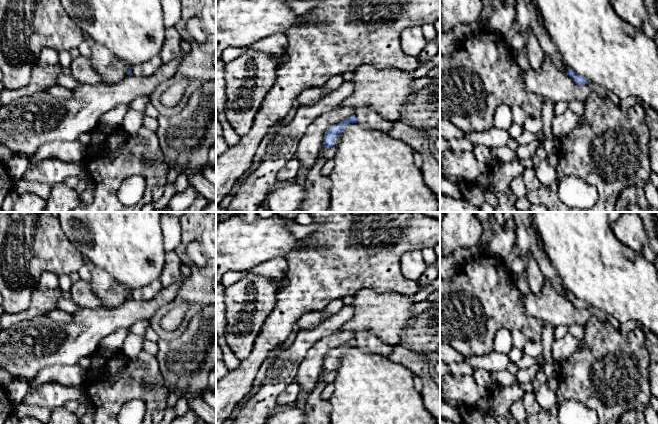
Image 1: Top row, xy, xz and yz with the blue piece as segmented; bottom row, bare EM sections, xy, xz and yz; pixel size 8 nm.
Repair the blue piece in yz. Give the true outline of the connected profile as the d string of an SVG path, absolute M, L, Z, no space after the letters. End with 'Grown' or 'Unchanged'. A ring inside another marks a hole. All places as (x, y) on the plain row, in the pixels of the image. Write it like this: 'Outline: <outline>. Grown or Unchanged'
Outline: M570 292L568 293L567 298L573 303L573 305L576 308L578 308L578 309L586 308L590 312L591 316L595 316L598 319L600 319L601 321L607 320L608 314L605 311L603 311L597 307L594 307L592 305L588 305L584 300L577 298L574 294L572 294Z. Grown

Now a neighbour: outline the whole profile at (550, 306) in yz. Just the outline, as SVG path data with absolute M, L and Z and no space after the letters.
M545 279L540 293L530 292L522 294L522 297L530 315L555 328L575 324L585 326L591 317L587 308L576 308L567 297L557 292L549 279Z

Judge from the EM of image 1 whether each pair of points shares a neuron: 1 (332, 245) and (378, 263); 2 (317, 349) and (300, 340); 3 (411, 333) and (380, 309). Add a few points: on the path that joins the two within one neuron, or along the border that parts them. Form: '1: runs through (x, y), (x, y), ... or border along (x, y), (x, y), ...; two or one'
1: runs through (343, 256), (354, 267), (367, 267); one
2: border along (332, 333), (320, 338), (307, 352), (299, 366); two
3: border along (414, 315), (408, 321), (399, 343); two

